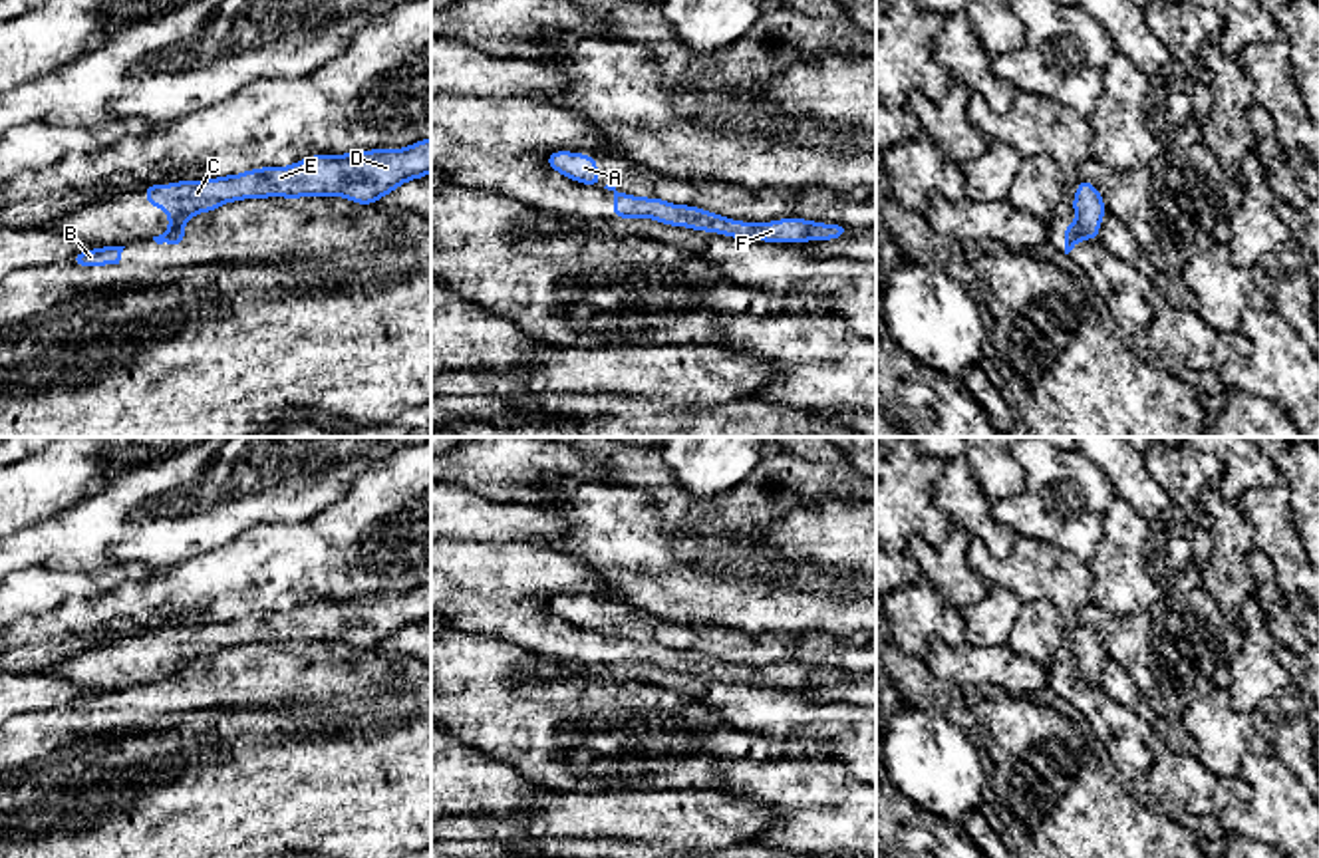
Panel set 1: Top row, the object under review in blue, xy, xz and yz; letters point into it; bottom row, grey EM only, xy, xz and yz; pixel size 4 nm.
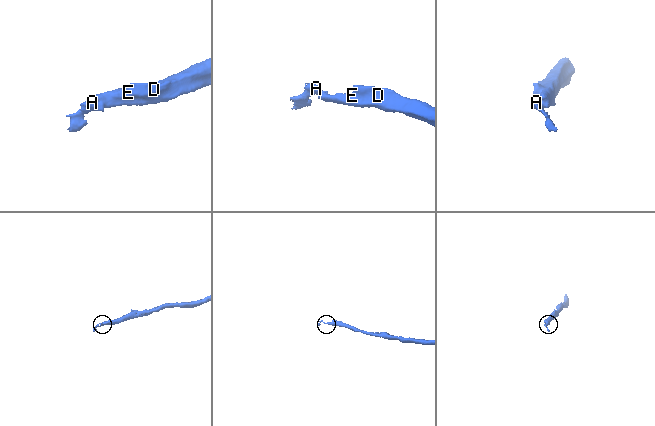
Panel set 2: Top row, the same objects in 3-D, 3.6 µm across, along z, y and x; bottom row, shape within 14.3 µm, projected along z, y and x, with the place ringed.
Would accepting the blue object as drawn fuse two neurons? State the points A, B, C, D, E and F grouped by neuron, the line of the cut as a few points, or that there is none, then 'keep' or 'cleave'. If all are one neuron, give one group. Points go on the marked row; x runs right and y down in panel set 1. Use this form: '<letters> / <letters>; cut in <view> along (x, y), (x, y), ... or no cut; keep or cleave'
A B / C D E F; cut in yz along (1077, 221), (1087, 237); cleave

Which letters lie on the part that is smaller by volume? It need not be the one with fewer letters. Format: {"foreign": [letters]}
{"foreign": ["A", "B"]}

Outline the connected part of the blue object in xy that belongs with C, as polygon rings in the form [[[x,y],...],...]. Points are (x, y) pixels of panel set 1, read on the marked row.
[[[431,137],[403,149],[312,155],[288,167],[250,169],[205,181],[147,185],[145,203],[169,214],[169,228],[185,226],[199,213],[244,199],[346,197],[373,205],[399,185],[431,173]]]

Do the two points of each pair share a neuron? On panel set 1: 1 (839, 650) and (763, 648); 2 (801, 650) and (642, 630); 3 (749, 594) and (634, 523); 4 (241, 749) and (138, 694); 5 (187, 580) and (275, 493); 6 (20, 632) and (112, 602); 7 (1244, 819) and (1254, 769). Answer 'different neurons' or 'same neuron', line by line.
1: same neuron
2: same neuron
3: same neuron
4: different neurons
5: different neurons
6: same neuron
7: same neuron

